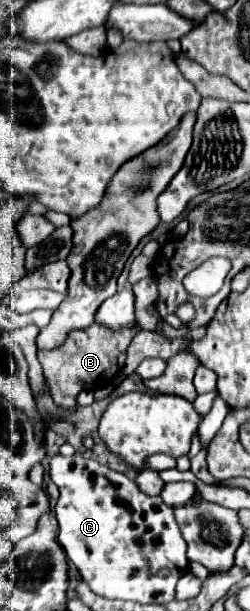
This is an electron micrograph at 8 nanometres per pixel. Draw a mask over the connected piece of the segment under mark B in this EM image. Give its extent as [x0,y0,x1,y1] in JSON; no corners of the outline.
[37,325,139,409]

